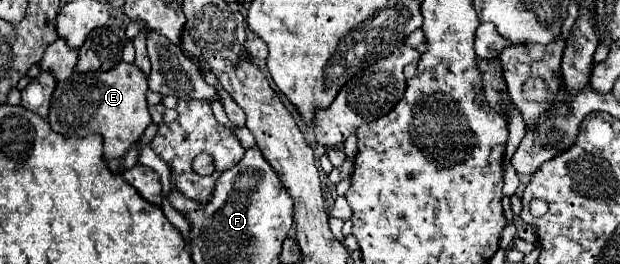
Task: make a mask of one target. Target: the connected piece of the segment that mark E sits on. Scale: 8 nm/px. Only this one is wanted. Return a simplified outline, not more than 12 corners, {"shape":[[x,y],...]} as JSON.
{"shape":[[121,61],[57,83],[49,125],[123,157],[151,123],[147,77]]}

